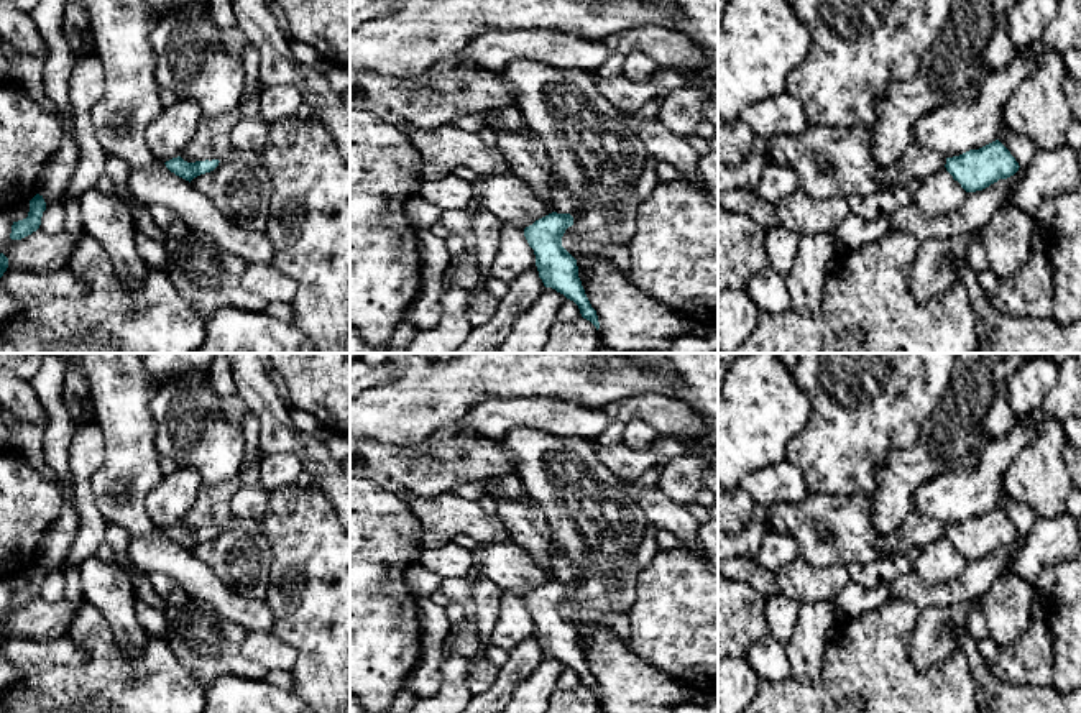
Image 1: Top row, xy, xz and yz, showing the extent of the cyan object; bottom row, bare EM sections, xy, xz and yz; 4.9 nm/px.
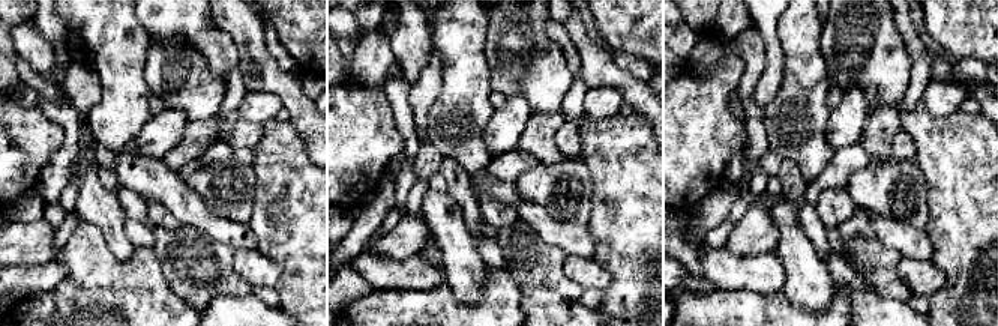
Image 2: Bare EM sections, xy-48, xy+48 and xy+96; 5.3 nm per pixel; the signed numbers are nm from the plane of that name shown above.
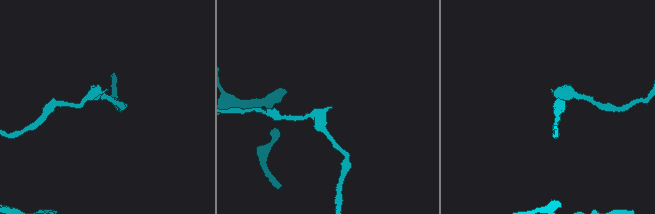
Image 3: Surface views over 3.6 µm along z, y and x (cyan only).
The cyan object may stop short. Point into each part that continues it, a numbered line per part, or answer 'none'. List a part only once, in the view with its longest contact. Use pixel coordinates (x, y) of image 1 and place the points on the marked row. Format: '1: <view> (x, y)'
none

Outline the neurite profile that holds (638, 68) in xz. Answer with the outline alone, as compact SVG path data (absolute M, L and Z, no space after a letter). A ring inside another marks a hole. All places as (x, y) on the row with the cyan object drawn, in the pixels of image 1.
M631 53L626 56L623 76L632 82L647 82L659 66L656 61L641 53Z

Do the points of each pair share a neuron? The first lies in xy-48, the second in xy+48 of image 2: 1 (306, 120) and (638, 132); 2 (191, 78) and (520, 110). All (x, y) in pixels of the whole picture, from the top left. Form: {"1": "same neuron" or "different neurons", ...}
{"1": "different neurons", "2": "different neurons"}

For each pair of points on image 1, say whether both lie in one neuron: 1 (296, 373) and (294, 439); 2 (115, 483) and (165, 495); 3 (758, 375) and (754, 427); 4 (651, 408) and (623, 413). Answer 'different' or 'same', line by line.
1: different
2: different
3: same
4: same

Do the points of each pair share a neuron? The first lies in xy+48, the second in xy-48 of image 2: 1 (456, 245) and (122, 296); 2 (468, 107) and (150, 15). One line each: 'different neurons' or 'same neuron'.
1: different neurons
2: different neurons

